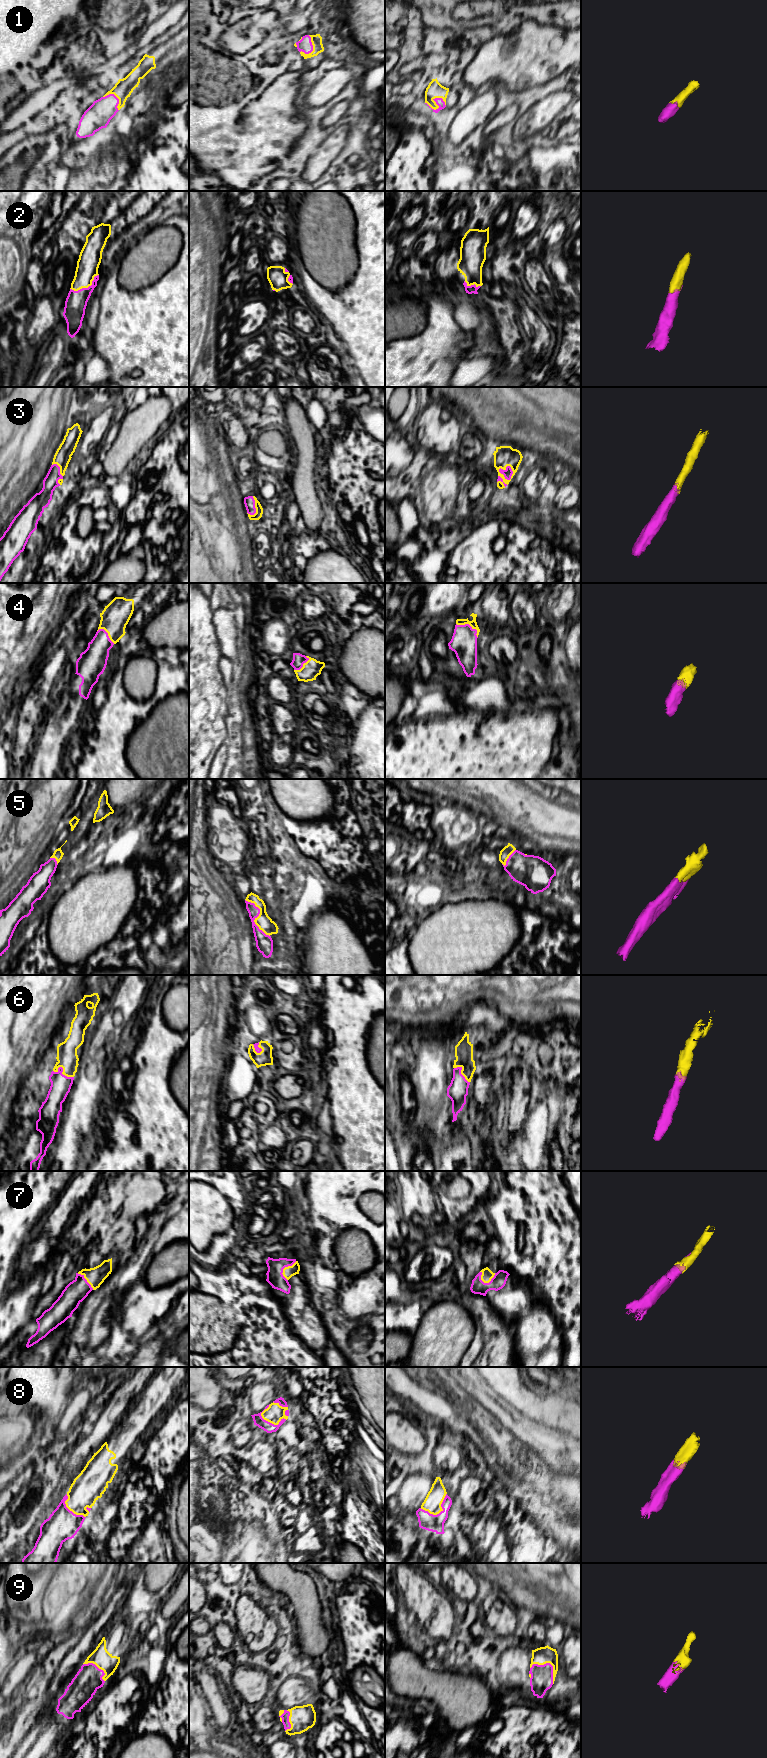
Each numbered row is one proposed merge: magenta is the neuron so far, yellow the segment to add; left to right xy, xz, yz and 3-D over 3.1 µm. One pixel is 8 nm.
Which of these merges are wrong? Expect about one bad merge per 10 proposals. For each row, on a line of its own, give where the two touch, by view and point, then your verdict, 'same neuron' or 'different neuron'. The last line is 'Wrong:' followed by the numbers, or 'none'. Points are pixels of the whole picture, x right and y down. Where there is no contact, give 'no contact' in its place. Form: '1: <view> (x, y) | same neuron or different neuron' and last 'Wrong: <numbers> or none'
1: yz (436, 102) | same neuron
2: xy (86, 288) | same neuron
3: yz (509, 479) | same neuron
4: yz (469, 625) | same neuron
5: xz (257, 916) | same neuron
6: xy (62, 1071) | same neuron
7: yz (489, 1282) | same neuron
8: xz (271, 1423) | same neuron
9: yz (550, 1664) | same neuron
Wrong: none

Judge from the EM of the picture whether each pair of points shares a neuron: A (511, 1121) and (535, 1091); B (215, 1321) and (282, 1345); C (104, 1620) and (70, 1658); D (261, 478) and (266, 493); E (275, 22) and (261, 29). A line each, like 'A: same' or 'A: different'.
A: different
B: same
C: same
D: same
E: same

